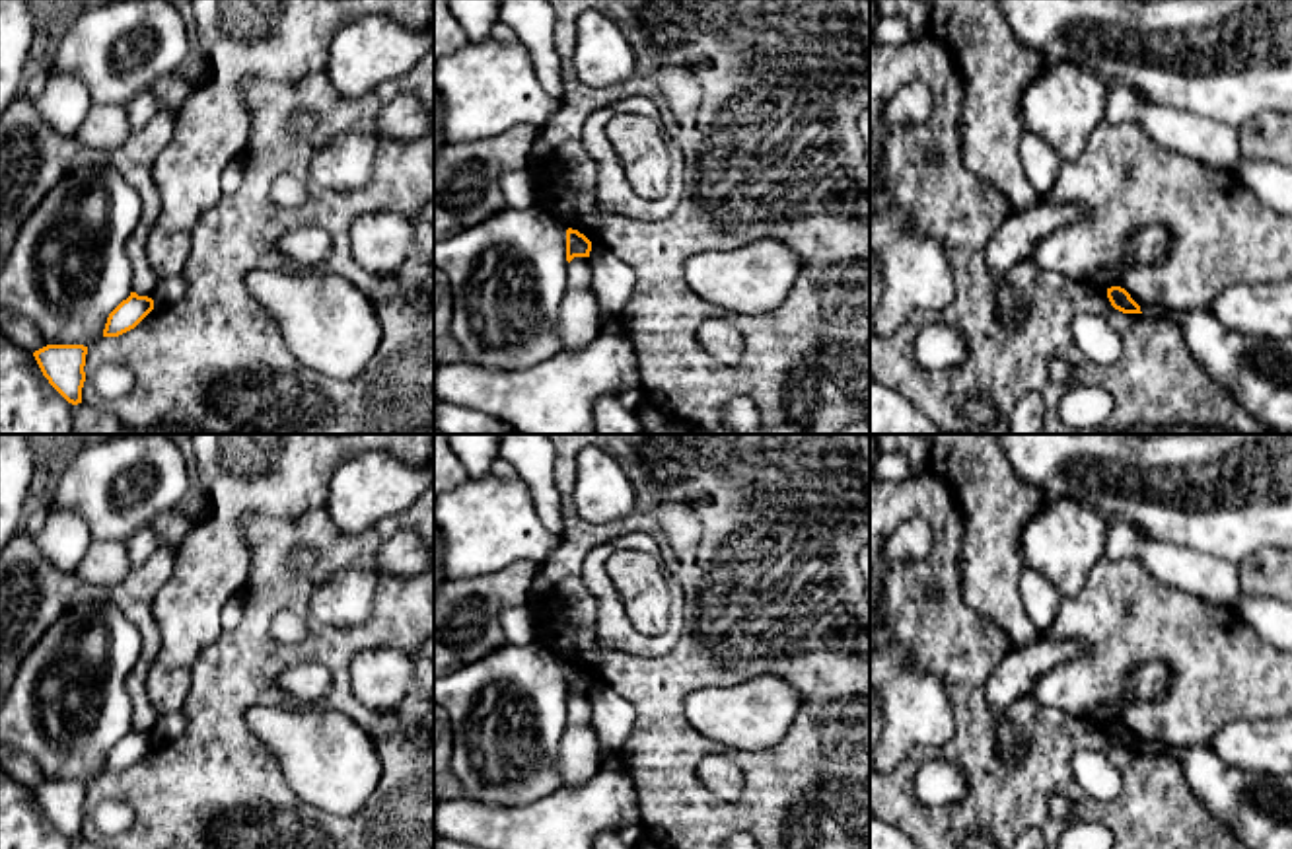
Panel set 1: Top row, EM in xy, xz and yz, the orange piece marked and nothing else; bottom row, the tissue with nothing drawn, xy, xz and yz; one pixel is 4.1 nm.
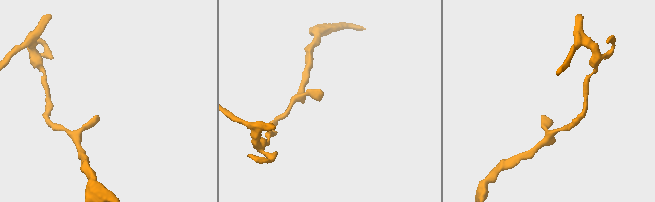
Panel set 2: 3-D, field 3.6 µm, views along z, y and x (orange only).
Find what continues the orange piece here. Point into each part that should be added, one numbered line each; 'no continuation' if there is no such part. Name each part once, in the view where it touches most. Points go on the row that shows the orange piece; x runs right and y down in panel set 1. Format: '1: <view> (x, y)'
no continuation

